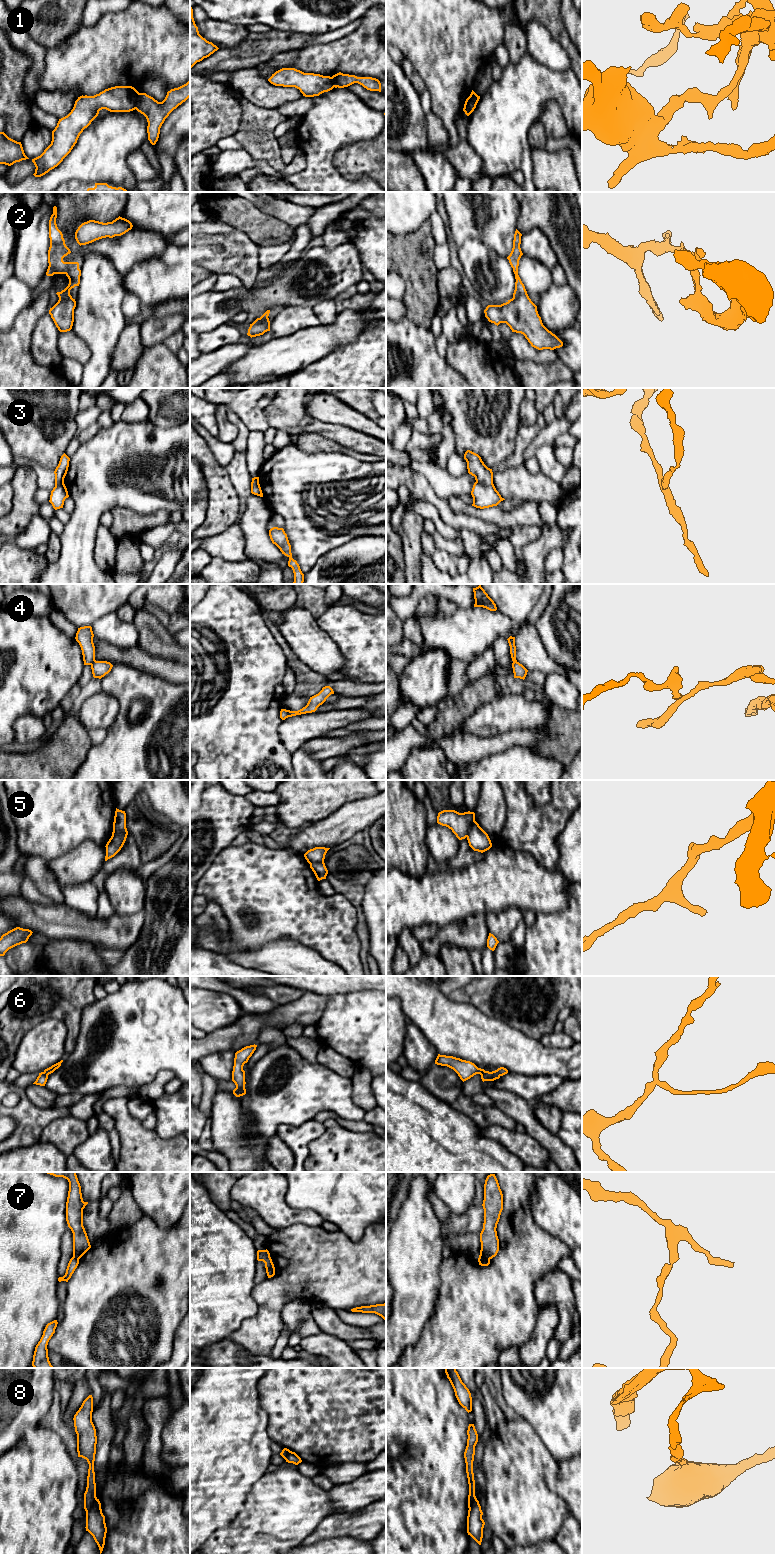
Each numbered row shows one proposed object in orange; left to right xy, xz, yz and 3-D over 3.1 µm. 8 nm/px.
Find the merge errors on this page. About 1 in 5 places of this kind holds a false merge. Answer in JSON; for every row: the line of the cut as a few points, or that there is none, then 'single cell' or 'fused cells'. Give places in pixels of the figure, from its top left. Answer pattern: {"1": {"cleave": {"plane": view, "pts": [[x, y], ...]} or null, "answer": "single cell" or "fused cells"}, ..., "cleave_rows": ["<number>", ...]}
{"1": {"cleave": {"plane": "xy", "pts": [[139, 93], [135, 108]]}, "answer": "fused cells"}, "2": {"cleave": {"plane": "yz", "pts": [[527, 294], [513, 298]]}, "answer": "fused cells"}, "3": {"cleave": null, "answer": "single cell"}, "4": {"cleave": {"plane": "xz", "pts": [[290, 711], [288, 716]]}, "answer": "fused cells"}, "5": {"cleave": {"plane": "yz", "pts": [[475, 821], [466, 836]]}, "answer": "fused cells"}, "6": {"cleave": {"plane": "yz", "pts": [[495, 1070], [500, 1075]]}, "answer": "fused cells"}, "7": {"cleave": {"plane": "yz", "pts": [[479, 1256], [489, 1259]]}, "answer": "fused cells"}, "8": {"cleave": {"plane": "xy", "pts": [[97, 1499], [86, 1511]]}, "answer": "fused cells"}, "cleave_rows": ["1", "2", "4", "5", "6", "7", "8"]}

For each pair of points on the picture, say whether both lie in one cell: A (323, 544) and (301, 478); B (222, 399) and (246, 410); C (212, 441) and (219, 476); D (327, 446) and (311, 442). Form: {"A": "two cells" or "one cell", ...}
{"A": "one cell", "B": "one cell", "C": "two cells", "D": "one cell"}

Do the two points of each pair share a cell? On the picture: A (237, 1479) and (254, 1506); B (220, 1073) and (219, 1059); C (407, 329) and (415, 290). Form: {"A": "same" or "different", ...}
{"A": "different", "B": "same", "C": "different"}

